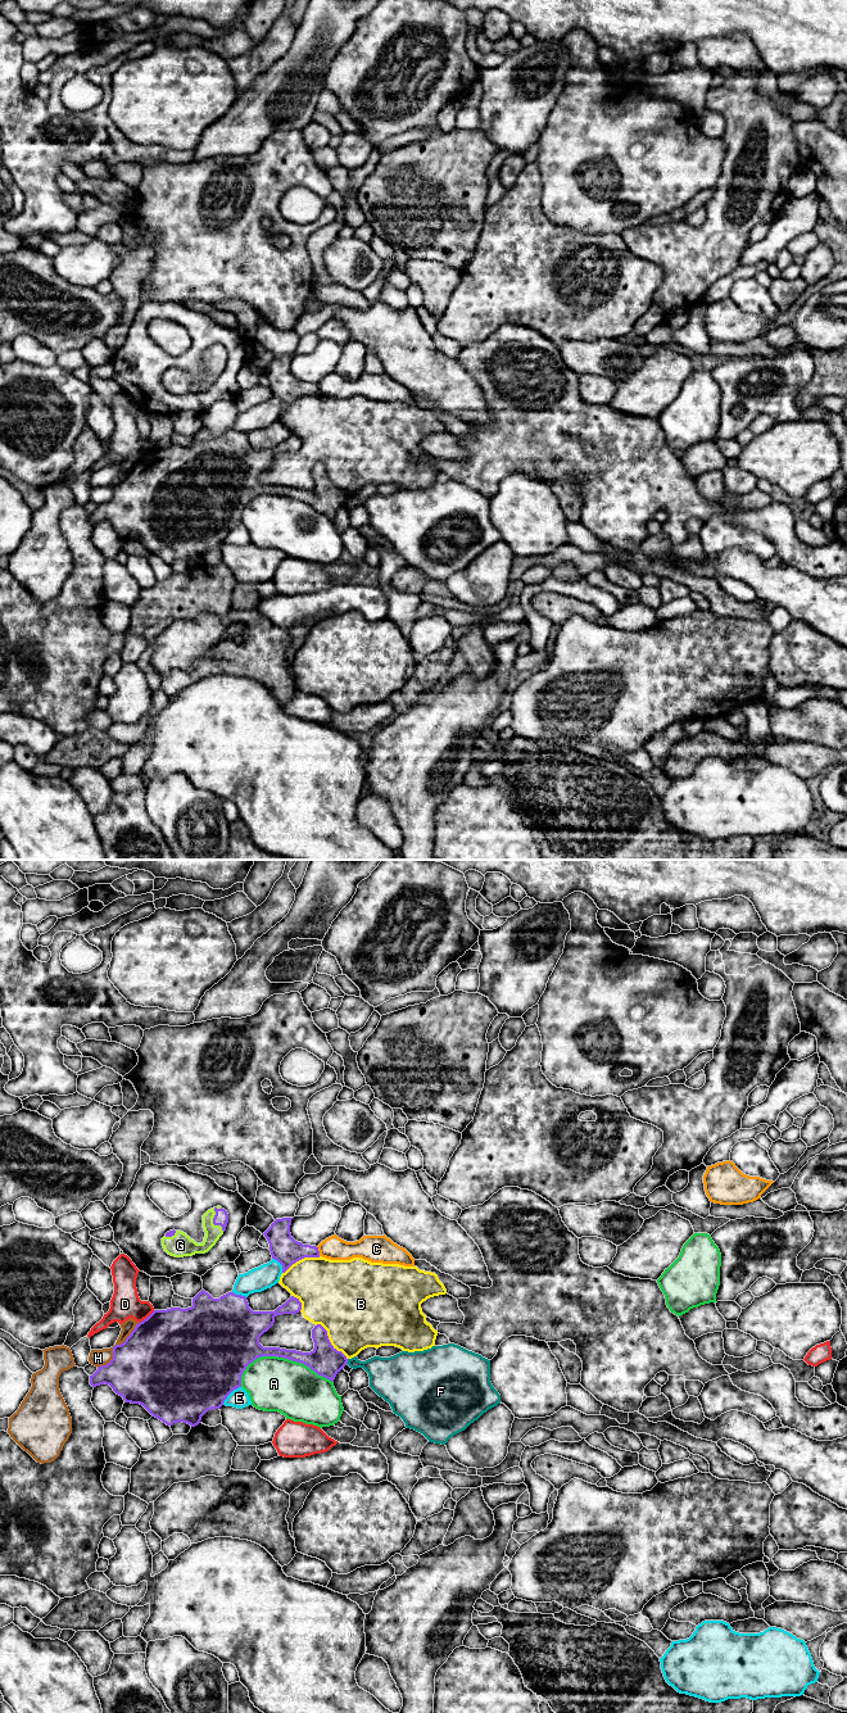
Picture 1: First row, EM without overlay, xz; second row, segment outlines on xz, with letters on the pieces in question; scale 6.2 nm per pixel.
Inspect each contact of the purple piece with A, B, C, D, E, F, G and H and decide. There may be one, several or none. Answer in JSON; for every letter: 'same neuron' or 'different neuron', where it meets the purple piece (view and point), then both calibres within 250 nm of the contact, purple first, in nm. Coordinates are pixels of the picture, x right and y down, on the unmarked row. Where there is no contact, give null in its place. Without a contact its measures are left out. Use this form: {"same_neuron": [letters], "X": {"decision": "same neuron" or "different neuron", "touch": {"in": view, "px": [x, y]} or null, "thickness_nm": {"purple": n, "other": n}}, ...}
{"same_neuron": ["G"], "A": {"decision": "different neuron", "touch": {"in": "xz", "px": [285, 495]}, "thickness_nm": {"purple": 190, "other": 340}}, "B": {"decision": "different neuron", "touch": {"in": "xz", "px": [329, 479]}, "thickness_nm": {"purple": 190, "other": 440}}, "C": {"decision": "different neuron", "touch": {"in": "xz", "px": [318, 389]}, "thickness_nm": {"purple": 170, "other": 140}}, "D": {"decision": "different neuron", "touch": {"in": "xz", "px": [148, 454]}, "thickness_nm": {"purple": 500, "other": 190}}, "E": {"decision": "different neuron", "touch": {"in": "xz", "px": [230, 530]}, "thickness_nm": {"purple": 500, "other": 120}}, "F": {"decision": "different neuron", "touch": {"in": "xz", "px": [347, 499]}, "thickness_nm": {"purple": 190, "other": 200}}, "G": {"decision": "same neuron", "touch": {"in": "xz", "px": [213, 359]}, "thickness_nm": {"purple": 90, "other": 150}}, "H": {"decision": "different neuron", "touch": {"in": "xz", "px": [114, 484]}, "thickness_nm": {"purple": 460, "other": 110}}}

